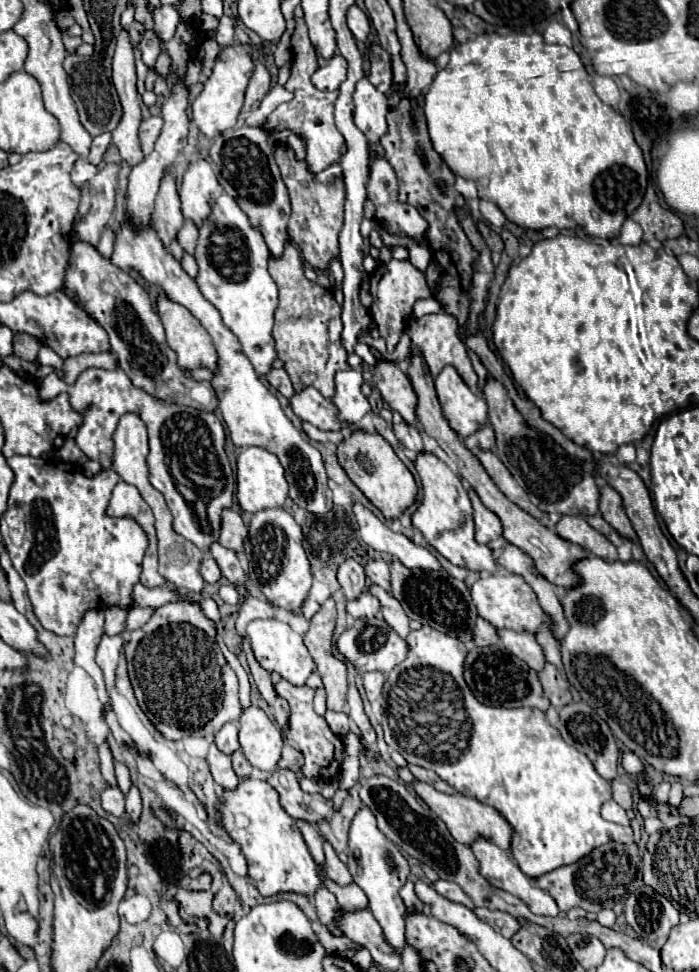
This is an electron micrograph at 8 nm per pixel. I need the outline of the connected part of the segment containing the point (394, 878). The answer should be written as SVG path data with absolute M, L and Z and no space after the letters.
M365 806L355 814L351 830L349 830L347 868L353 876L353 882L365 892L365 896L369 900L369 910L373 912L375 920L383 928L383 938L387 940L387 944L391 944L391 948L395 948L395 952L401 954L405 948L403 924L405 924L407 910L399 896L399 888L405 884L405 880L409 876L409 866L407 866L407 860L403 858L401 850L391 840L387 840L385 834L377 828L375 816Z

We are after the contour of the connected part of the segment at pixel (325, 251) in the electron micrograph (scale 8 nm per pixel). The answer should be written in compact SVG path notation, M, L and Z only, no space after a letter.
M279 144L275 148L275 160L281 170L281 178L289 190L291 198L291 218L289 218L289 238L299 250L309 266L315 270L327 270L329 260L339 254L339 232L343 228L343 202L345 190L335 188L333 182L321 184L315 174L307 168L305 160L297 160L293 148Z

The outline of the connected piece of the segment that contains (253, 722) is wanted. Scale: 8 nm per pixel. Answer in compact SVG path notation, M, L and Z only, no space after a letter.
M259 706L243 708L239 720L239 744L245 758L263 772L273 772L281 758L281 730Z

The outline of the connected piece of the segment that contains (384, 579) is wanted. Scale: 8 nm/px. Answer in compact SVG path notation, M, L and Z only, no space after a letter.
M377 558L377 560L365 562L363 568L365 568L367 578L371 578L371 582L375 582L375 584L383 586L385 590L389 590L389 566L387 566L387 562Z

